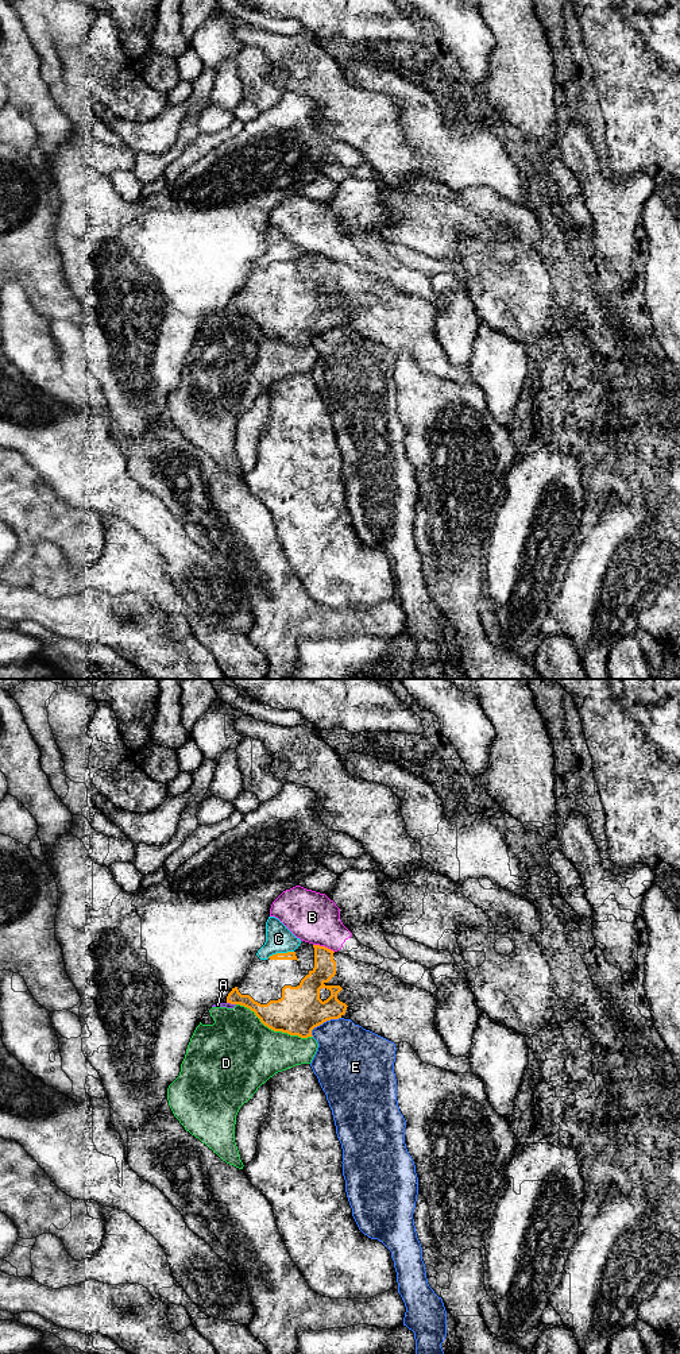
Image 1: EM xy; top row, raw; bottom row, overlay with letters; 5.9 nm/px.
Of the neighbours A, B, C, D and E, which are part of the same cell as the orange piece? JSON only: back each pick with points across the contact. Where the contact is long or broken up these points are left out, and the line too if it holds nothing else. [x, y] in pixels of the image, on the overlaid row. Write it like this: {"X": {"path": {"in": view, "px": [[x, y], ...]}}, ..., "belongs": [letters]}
{"belongs": []}

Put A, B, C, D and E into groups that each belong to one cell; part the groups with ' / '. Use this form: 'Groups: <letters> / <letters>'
Groups: A D / B / C / E

